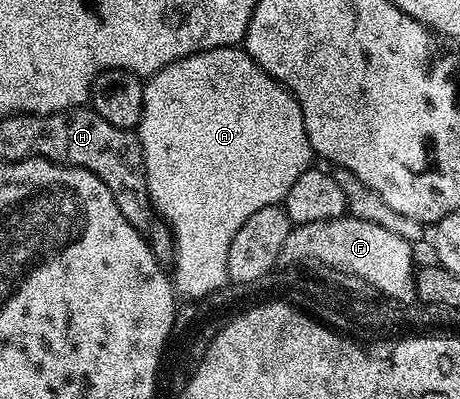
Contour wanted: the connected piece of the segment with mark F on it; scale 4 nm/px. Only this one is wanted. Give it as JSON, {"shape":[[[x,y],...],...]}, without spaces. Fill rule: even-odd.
{"shape":[[[344,214],[335,220],[294,225],[289,238],[285,238],[285,246],[281,246],[279,264],[285,266],[294,260],[324,264],[363,279],[372,287],[390,292],[391,295],[410,297],[417,271],[411,246],[412,241],[385,230],[385,226],[361,222],[361,218]]]}

